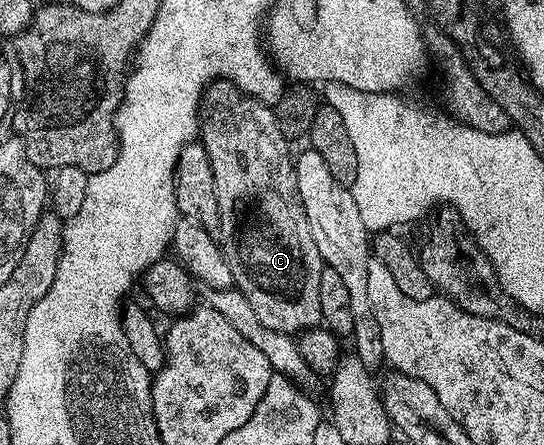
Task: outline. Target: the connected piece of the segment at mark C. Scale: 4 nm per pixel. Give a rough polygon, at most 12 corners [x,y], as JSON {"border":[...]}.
{"border":[[217,80],[199,141],[258,320],[322,322],[325,265],[275,109]]}

